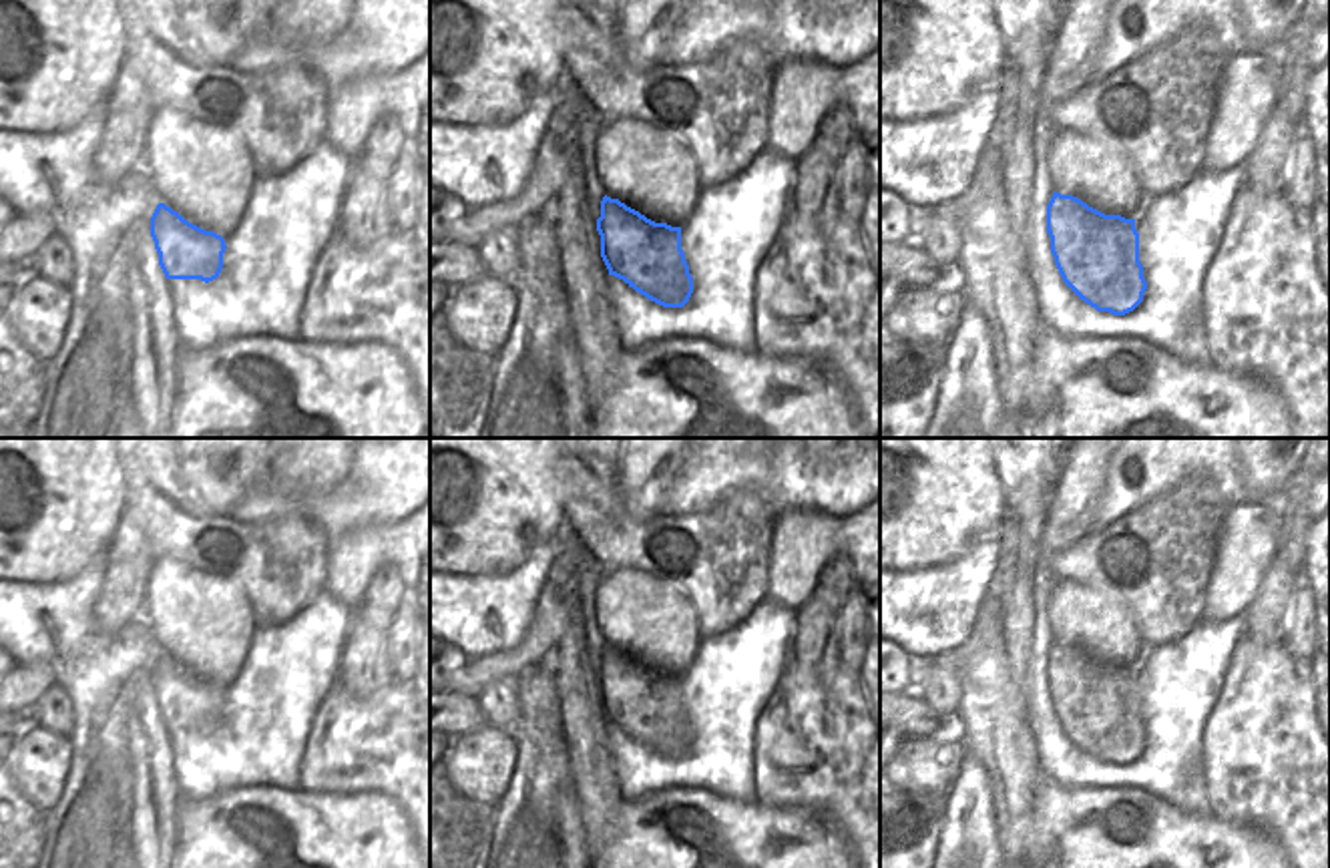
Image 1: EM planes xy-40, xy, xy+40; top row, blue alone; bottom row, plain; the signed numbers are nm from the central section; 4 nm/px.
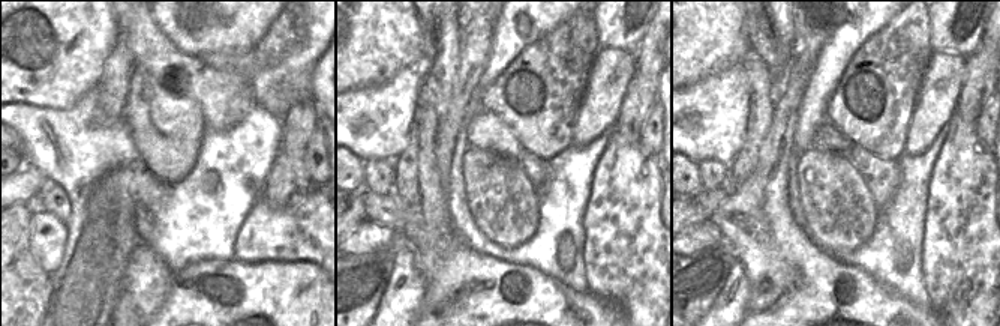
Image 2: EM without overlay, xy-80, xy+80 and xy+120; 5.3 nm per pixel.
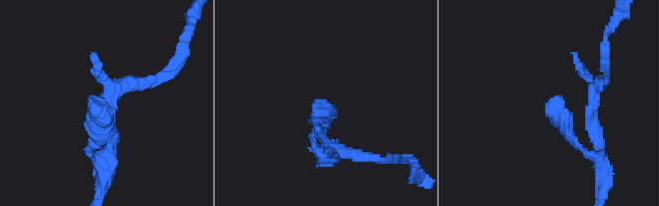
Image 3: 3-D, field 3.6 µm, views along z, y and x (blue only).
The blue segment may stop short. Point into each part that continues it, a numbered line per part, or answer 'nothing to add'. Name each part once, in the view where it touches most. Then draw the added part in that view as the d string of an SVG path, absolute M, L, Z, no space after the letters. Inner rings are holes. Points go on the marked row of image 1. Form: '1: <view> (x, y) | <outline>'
nothing to add

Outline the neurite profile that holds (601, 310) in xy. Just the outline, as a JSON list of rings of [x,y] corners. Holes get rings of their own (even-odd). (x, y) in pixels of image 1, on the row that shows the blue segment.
[[[597,233],[597,249],[593,251],[593,321],[597,326],[597,334],[605,342],[605,390],[611,386],[617,362],[625,352],[605,293],[607,275],[609,269],[601,257],[601,235]]]

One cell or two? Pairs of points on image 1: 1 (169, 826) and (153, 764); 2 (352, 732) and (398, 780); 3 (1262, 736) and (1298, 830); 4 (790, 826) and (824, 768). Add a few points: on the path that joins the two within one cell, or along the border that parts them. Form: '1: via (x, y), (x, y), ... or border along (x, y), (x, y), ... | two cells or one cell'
1: via (167, 810), (167, 790), (161, 780) | one cell
2: via (368, 744), (382, 744), (398, 764) | one cell
3: via (1264, 760), (1286, 782), (1288, 806) | one cell
4: border along (754, 800), (810, 808), (826, 816), (842, 832) | two cells

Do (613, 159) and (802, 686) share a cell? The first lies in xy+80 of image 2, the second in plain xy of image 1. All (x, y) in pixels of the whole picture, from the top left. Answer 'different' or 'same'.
same

